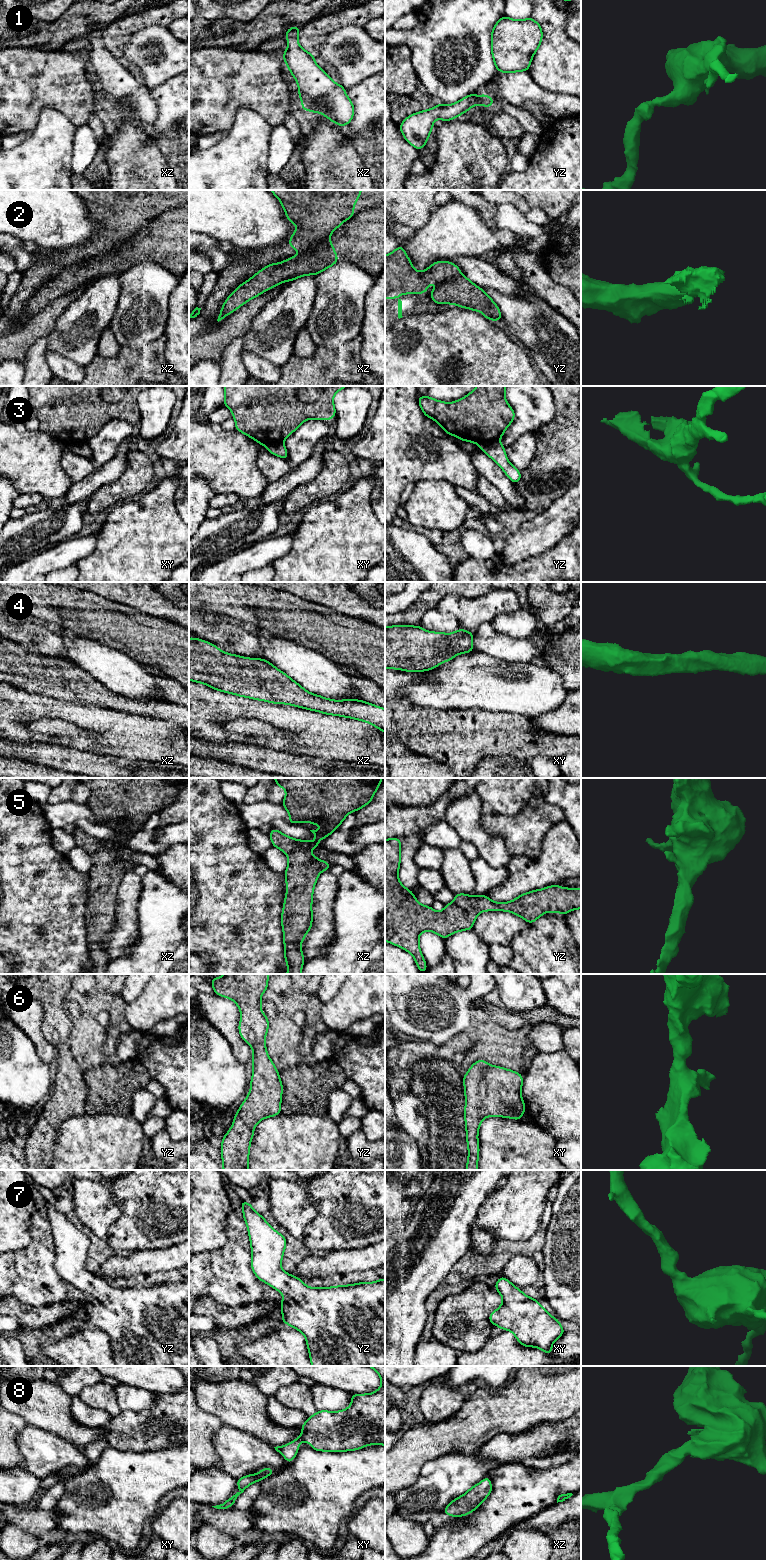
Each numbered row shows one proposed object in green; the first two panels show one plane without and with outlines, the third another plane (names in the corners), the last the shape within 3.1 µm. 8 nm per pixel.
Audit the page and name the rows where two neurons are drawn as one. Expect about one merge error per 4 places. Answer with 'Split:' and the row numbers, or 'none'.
Split: 2, 3

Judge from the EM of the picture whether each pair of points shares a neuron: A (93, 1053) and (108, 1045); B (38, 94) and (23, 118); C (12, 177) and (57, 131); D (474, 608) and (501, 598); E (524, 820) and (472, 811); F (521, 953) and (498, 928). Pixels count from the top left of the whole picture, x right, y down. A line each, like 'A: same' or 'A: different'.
A: different
B: same
C: same
D: same
E: different
F: different

